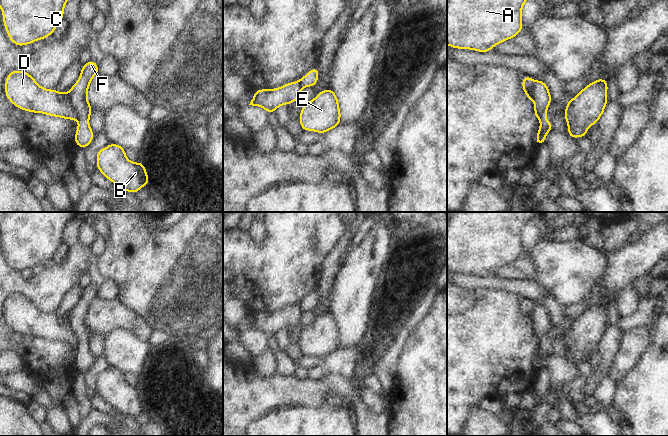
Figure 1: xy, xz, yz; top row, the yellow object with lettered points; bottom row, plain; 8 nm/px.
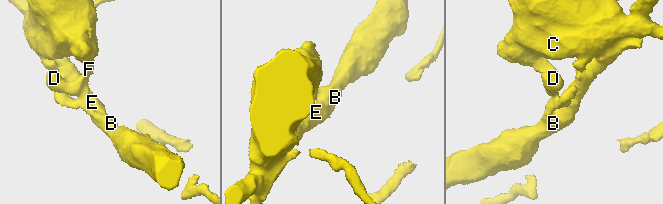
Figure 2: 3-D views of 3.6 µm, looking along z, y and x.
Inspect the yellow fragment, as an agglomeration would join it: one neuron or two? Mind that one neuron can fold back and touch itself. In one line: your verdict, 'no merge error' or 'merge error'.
merge error

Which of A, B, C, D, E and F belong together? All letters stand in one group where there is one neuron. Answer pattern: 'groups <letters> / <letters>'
groups A C D / B E F

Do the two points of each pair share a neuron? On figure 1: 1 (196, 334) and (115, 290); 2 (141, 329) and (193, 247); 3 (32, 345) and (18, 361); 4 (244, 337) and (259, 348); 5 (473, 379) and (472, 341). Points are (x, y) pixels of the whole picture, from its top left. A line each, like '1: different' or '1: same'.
1: different
2: different
3: different
4: same
5: same

